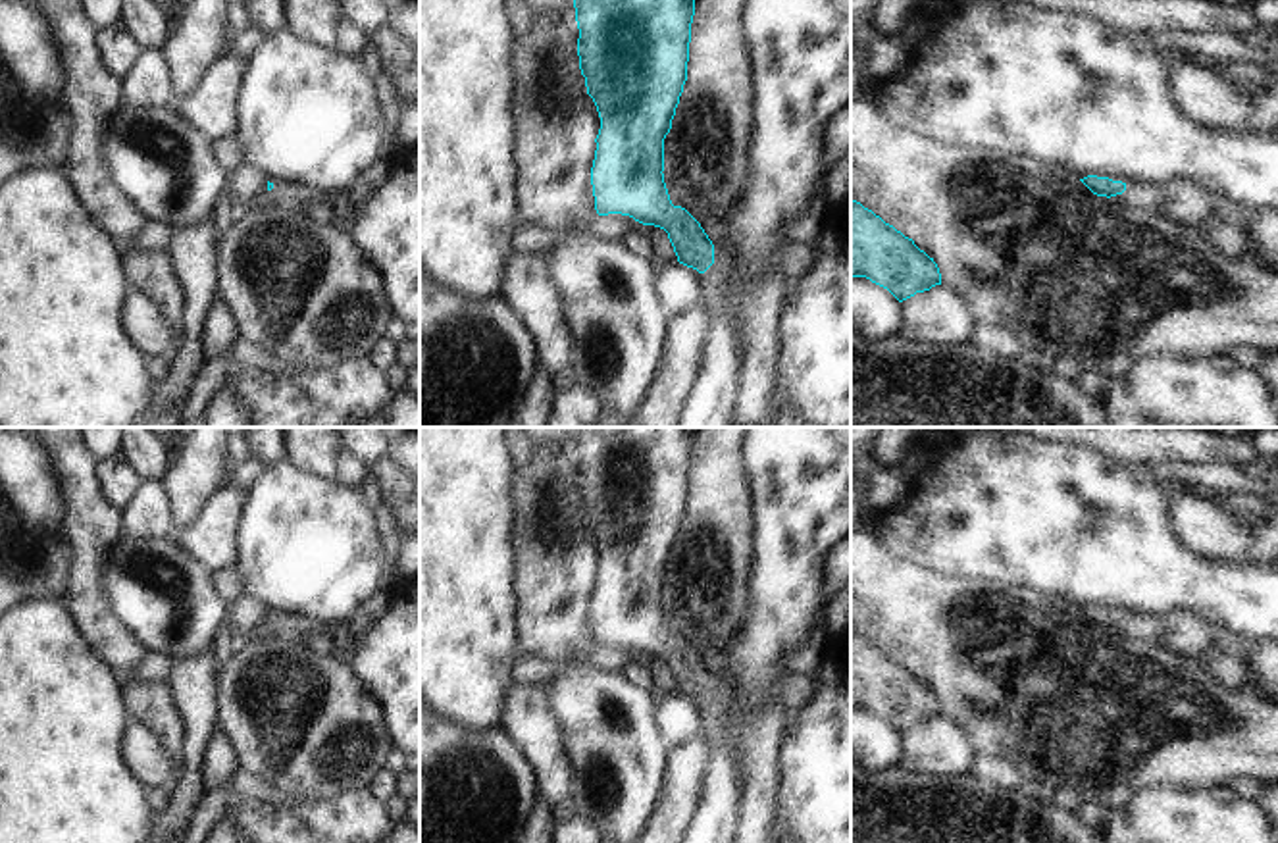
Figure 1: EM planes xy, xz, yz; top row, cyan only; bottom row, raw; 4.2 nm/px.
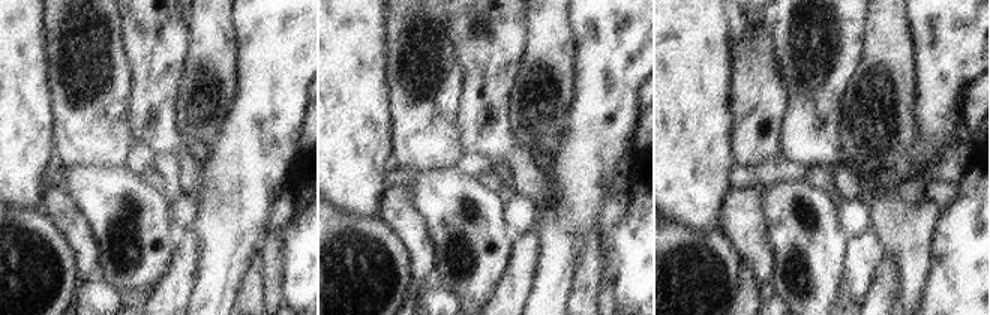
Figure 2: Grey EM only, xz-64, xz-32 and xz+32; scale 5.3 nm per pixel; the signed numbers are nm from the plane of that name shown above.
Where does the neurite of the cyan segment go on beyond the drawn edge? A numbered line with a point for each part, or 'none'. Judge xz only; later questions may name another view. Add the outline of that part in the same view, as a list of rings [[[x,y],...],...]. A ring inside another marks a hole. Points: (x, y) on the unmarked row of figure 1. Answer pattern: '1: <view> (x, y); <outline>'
1: xz (715, 711); [[[714,691],[714,695],[703,704],[703,718],[701,718],[701,739],[712,739],[716,737],[726,720],[728,720],[728,708],[731,704],[729,695],[720,695]]]

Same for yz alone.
1: yz (1144, 628); [[[1126,616],[1124,629],[1136,639],[1163,639],[1170,631],[1170,624],[1159,616]]]

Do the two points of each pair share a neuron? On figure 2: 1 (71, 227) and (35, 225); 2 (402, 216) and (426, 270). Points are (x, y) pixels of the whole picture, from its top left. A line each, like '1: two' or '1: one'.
1: two
2: one

